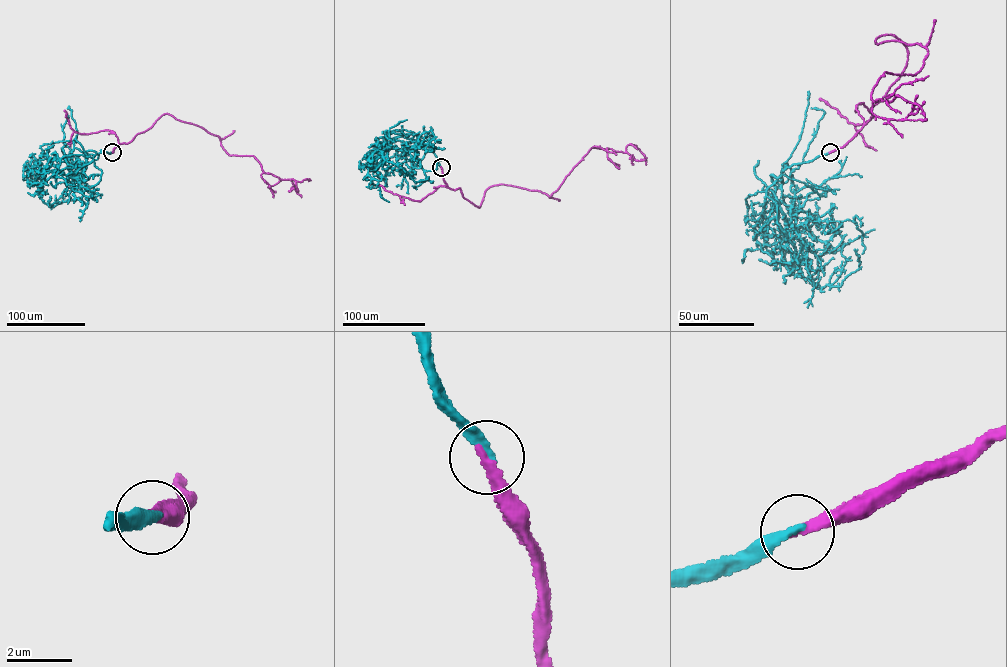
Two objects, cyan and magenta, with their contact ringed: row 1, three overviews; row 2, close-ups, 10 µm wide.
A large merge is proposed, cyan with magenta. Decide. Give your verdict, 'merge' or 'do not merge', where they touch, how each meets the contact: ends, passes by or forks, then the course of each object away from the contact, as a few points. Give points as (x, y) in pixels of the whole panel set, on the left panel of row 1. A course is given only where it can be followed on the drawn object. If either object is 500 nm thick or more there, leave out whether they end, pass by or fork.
merge; at (112, 152); cyan ends there; magenta ends there; cyan runs (112, 152), (87, 151), (82, 175), (56, 173), (38, 192), (52, 207), (79, 197); magenta runs (112, 152), (167, 113), (218, 136), (229, 155), (253, 156), (265, 173), (301, 182), (309, 178)

